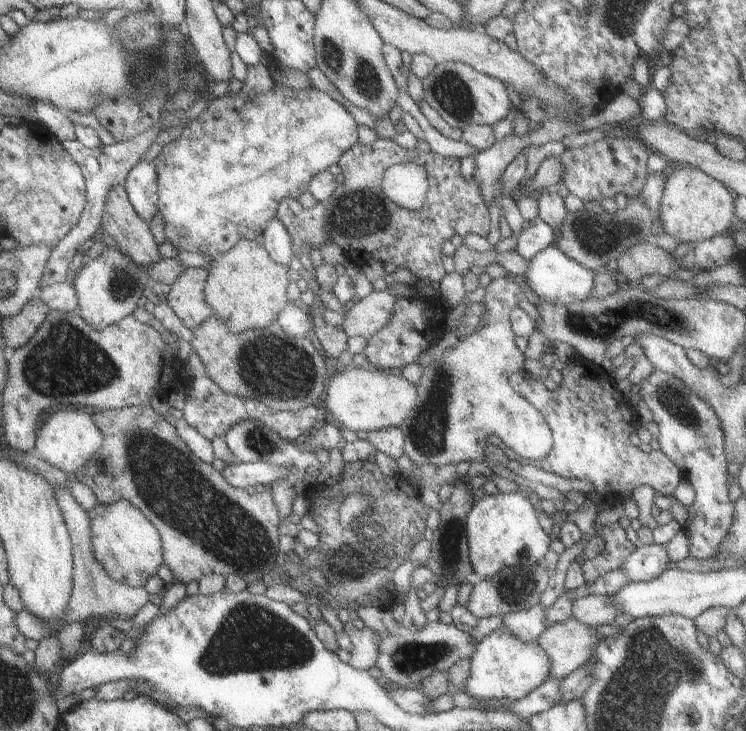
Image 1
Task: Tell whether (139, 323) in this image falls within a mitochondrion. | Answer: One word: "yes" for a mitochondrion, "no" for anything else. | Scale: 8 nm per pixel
no

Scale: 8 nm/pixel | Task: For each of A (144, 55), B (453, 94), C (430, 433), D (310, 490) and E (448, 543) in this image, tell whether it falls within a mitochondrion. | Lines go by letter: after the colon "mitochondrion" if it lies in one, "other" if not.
A: mitochondrion
B: mitochondrion
C: mitochondrion
D: other
E: mitochondrion

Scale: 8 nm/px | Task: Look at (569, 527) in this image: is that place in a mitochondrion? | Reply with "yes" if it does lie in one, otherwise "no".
no

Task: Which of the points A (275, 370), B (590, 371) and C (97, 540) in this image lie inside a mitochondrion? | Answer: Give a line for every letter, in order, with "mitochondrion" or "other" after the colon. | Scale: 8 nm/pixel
A: mitochondrion
B: other
C: other

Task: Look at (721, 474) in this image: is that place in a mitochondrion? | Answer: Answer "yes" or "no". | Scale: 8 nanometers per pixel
no

